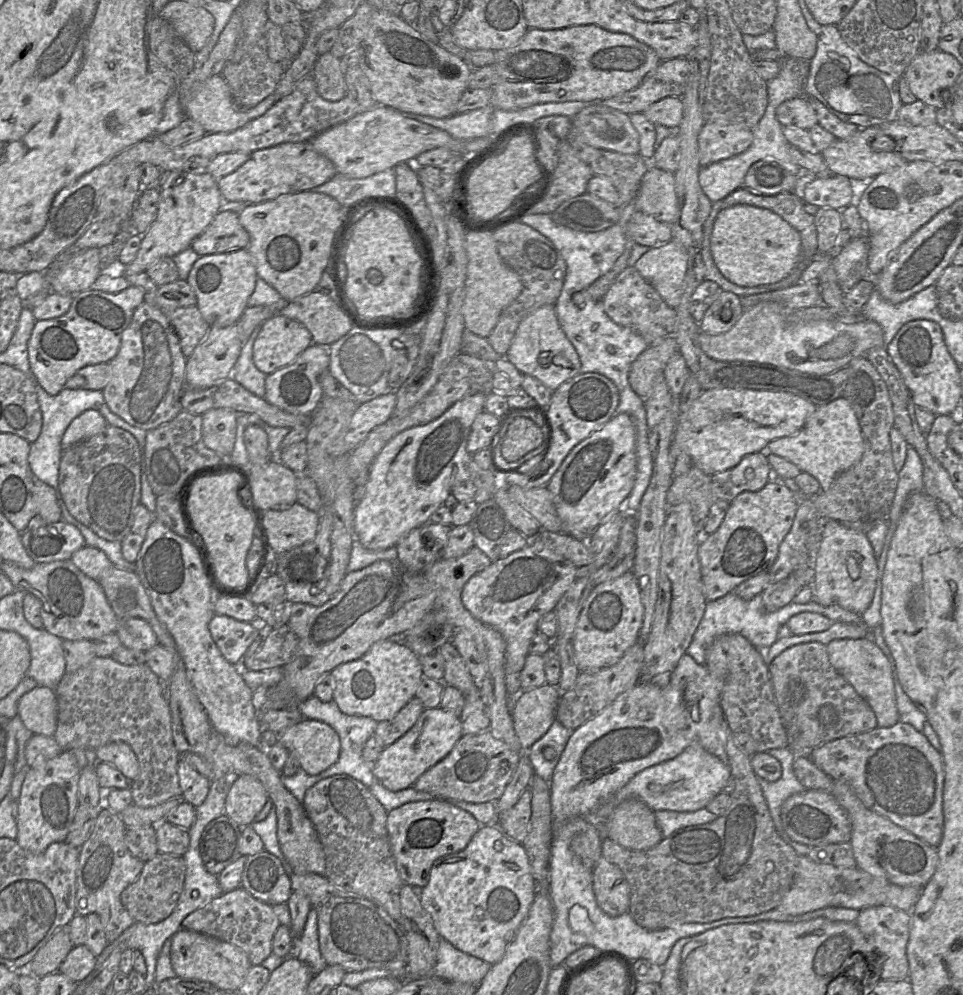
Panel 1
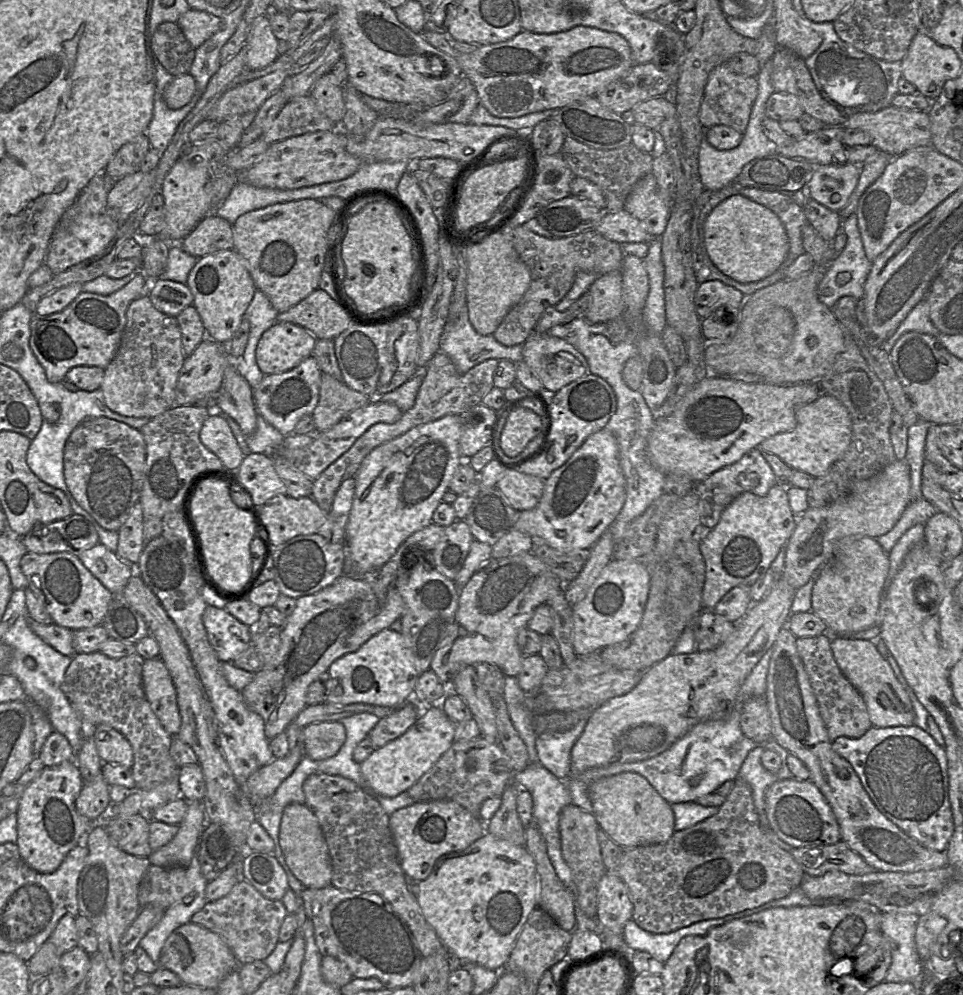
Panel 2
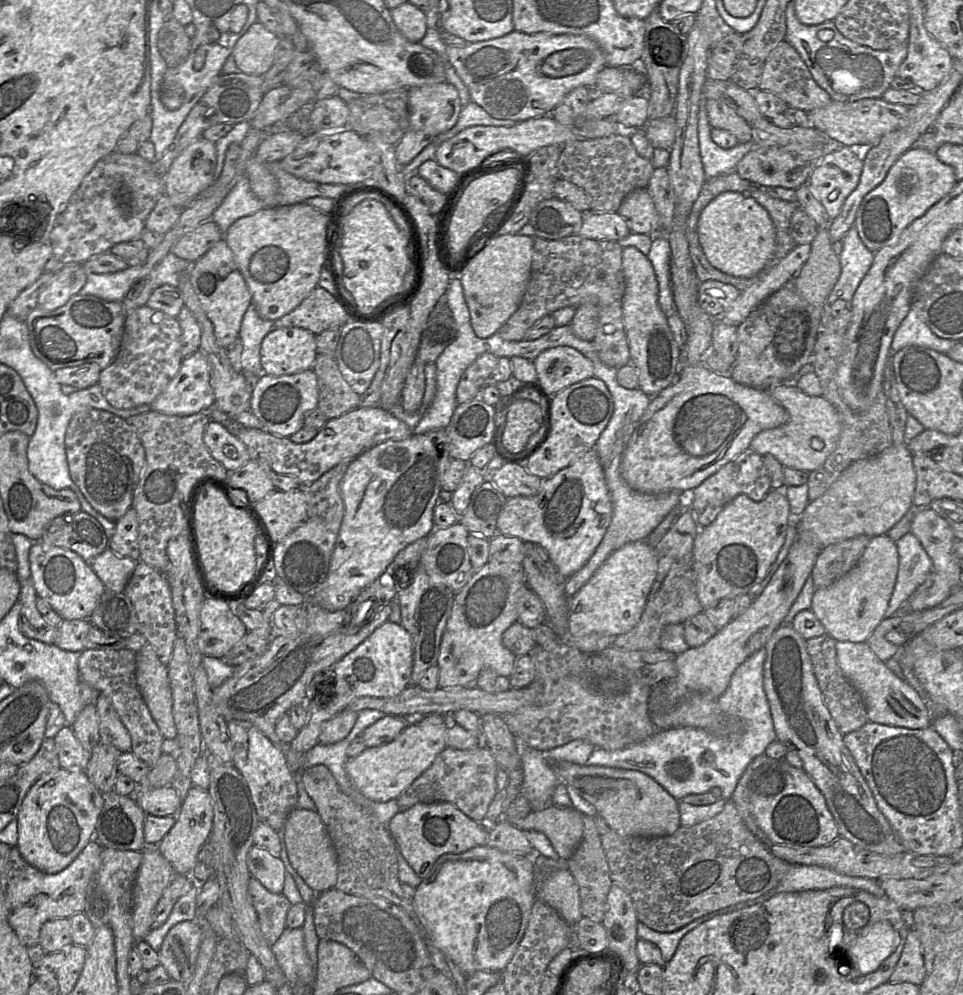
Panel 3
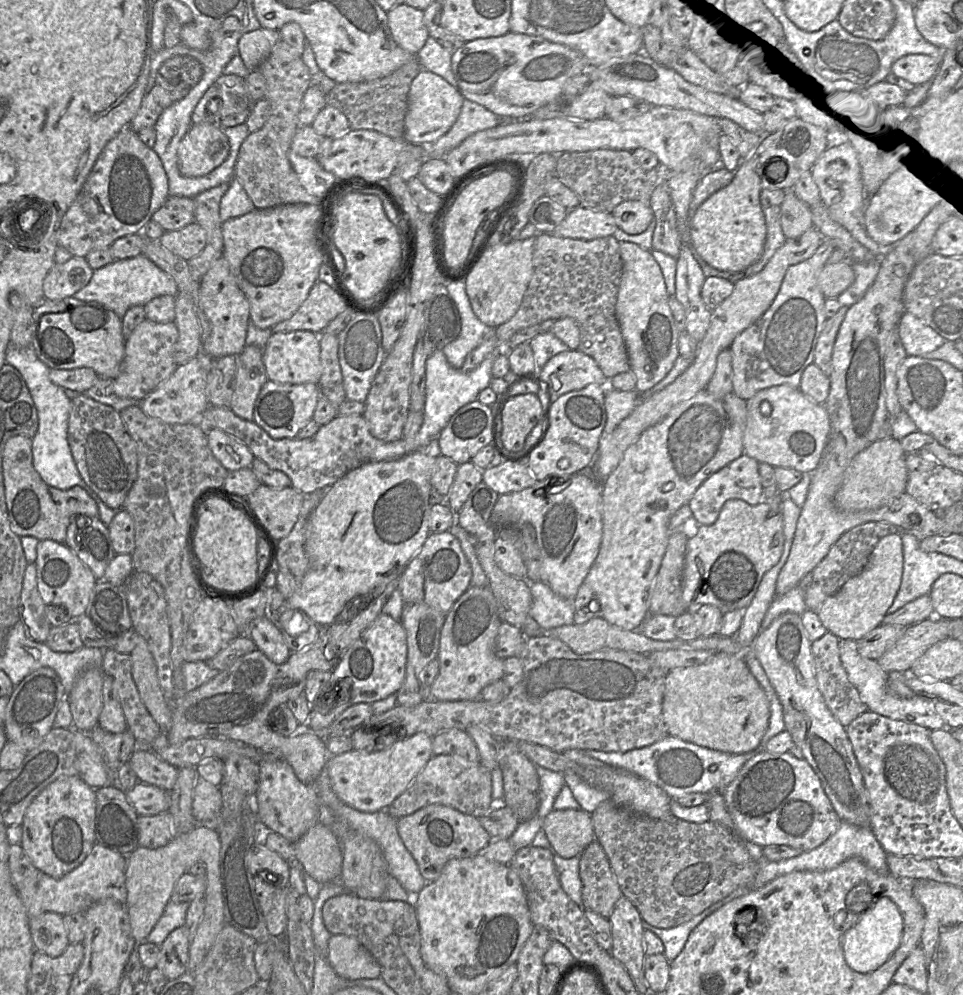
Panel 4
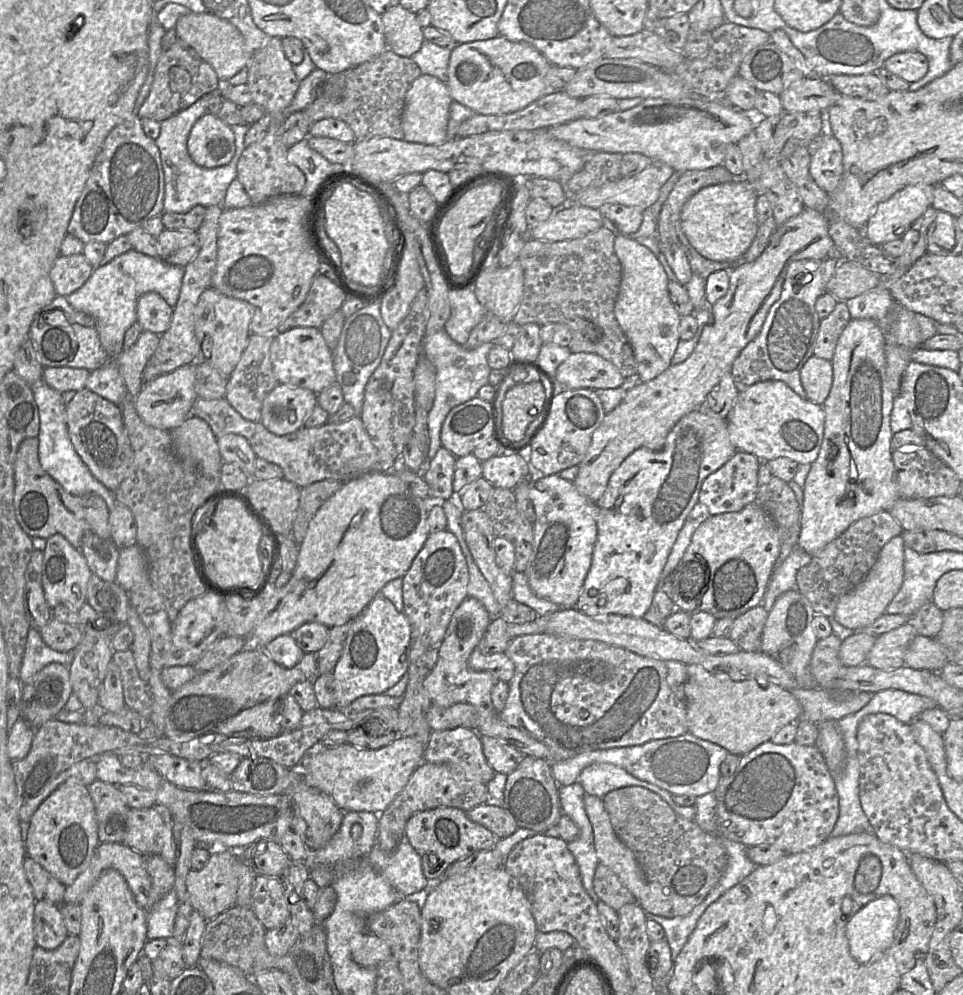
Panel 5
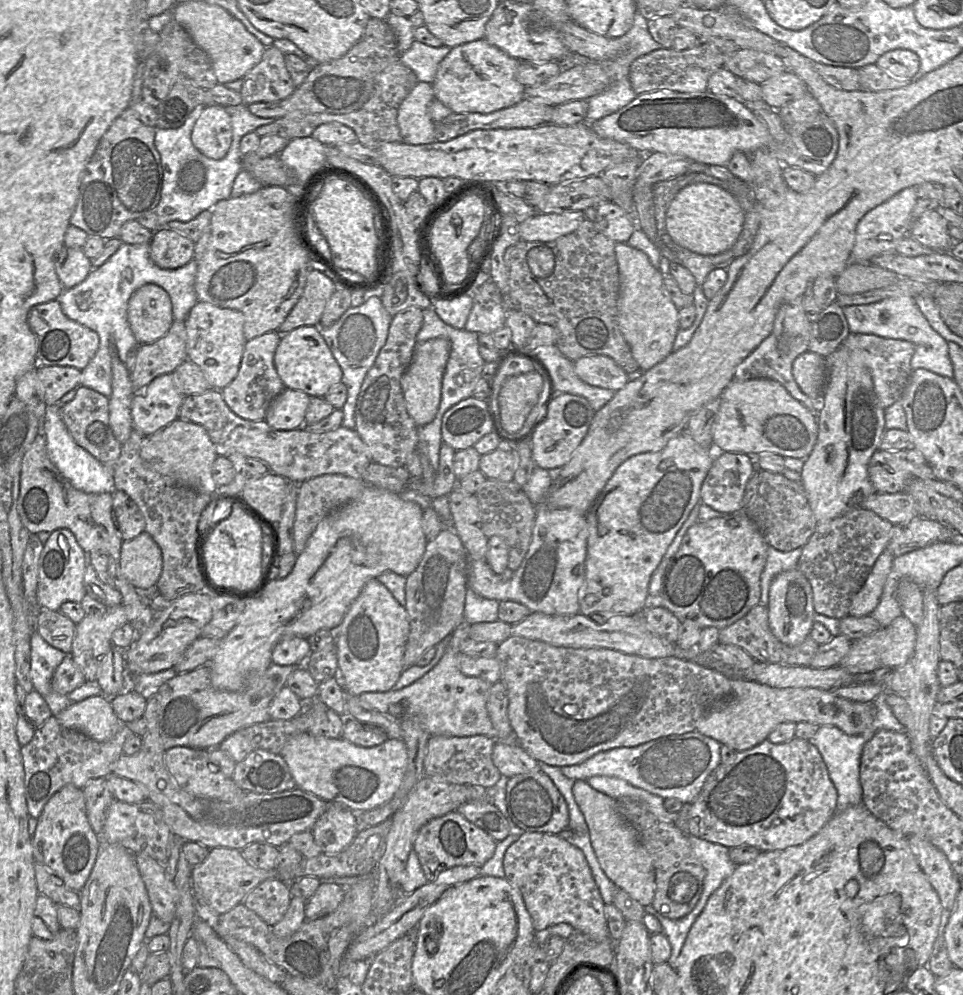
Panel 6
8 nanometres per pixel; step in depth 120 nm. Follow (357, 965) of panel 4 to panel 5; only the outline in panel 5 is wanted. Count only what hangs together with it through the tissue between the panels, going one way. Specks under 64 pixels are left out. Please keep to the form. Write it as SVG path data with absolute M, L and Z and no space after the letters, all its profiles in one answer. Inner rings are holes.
M371 933L354 935L350 949L353 961L363 967L378 968L391 956L390 947Z

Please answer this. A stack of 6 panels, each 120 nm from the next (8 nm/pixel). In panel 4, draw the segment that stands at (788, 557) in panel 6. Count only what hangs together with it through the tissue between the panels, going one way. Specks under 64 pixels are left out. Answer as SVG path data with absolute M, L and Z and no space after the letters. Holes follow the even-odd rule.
M811 574L806 575L800 583L783 595L776 595L767 609L761 630L768 628L771 623L784 613L796 613L802 615L806 610L805 591L811 583Z

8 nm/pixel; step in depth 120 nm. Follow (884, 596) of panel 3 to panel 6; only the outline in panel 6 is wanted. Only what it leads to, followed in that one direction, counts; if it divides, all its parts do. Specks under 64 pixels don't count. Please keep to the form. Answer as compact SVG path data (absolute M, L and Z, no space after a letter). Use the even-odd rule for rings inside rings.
M887 549L879 555L865 582L852 597L848 615L862 617L872 613L881 598L893 559L894 556Z

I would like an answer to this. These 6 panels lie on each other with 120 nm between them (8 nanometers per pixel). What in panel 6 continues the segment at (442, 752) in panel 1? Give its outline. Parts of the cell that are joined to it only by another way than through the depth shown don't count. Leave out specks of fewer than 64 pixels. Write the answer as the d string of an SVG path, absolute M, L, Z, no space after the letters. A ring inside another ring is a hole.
M309 732L291 737L285 743L280 755L288 764L298 788L329 803L342 805L356 813L379 807L394 796L403 781L408 760L406 744L402 739L387 739L374 747L361 747L343 738L314 736Z

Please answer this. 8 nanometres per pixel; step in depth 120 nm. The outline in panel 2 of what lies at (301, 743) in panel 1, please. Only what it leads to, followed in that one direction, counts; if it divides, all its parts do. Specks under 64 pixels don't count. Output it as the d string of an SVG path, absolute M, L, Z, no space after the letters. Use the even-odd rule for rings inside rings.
M340 721L313 723L302 730L304 754L315 761L336 755L346 739L346 730Z

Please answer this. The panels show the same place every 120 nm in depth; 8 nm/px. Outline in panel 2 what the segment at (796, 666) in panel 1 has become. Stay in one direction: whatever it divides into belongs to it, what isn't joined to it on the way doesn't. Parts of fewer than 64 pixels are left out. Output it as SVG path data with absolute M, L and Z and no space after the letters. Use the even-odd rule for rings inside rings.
M825 633L816 637L797 638L796 647L808 674L828 736L834 742L839 737L860 738L872 727L872 723L862 696L843 675L834 659L832 637L830 633Z

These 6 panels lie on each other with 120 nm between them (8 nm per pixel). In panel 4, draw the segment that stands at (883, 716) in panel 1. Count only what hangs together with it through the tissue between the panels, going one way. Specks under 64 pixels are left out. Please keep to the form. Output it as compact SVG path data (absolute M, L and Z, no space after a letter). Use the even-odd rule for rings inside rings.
M840 640L839 654L849 681L858 690L861 701L869 711L892 720L919 725L931 731L946 728L933 703L926 698L917 695L911 698L900 698L891 694L887 689L888 674L881 668L877 660L865 658L859 654L857 641Z

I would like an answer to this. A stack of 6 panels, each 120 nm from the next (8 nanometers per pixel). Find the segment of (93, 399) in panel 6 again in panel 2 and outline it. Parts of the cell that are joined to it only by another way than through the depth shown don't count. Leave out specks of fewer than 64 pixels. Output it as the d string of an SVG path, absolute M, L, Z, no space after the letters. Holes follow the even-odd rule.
M106 417L86 419L71 433L64 448L64 478L76 502L102 528L119 531L139 501L145 478L146 442L140 430Z

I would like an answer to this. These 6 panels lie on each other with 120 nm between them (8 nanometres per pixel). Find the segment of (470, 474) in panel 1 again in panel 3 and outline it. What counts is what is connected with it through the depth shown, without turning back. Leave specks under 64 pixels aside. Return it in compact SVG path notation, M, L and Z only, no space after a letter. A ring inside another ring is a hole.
M445 429L412 433L404 440L387 440L351 460L340 482L344 515L327 577L311 594L304 596L327 611L347 610L359 593L386 570L402 549L433 532L433 512L450 461Z

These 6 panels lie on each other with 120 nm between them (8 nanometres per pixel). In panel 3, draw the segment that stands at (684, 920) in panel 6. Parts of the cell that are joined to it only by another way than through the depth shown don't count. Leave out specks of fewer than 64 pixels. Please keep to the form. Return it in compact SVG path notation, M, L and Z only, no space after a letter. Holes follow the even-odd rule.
M750 900L746 902L737 903L720 910L710 912L673 932L658 932L647 927L645 924L641 923L640 921L638 921L637 936L638 936L638 939L647 940L657 945L657 947L661 951L663 959L667 963L673 957L676 951L676 948L679 944L679 941L686 933L693 930L697 926L701 925L702 923L708 921L708 918L710 918L711 916L720 915L725 912L732 912L734 910L739 910L753 904L754 904L754 901Z

